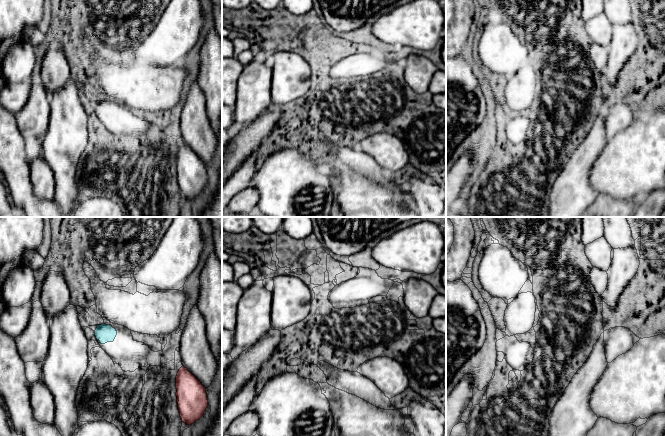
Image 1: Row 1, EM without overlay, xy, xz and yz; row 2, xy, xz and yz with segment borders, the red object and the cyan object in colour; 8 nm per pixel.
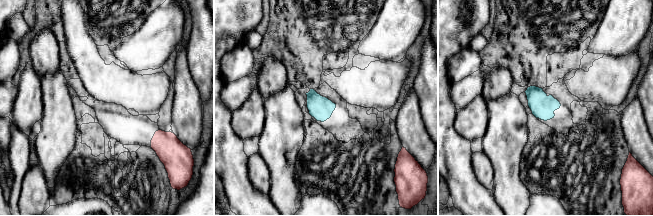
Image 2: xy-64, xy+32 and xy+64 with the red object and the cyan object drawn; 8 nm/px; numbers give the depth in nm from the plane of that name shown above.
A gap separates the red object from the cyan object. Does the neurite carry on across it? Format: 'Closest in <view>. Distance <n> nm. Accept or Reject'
Closest in xy. Distance 600 nm. Accept

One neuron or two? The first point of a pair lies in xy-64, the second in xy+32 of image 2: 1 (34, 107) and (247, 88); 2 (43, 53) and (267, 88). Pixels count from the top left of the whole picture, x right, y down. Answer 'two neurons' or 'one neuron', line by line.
1: two neurons
2: one neuron

